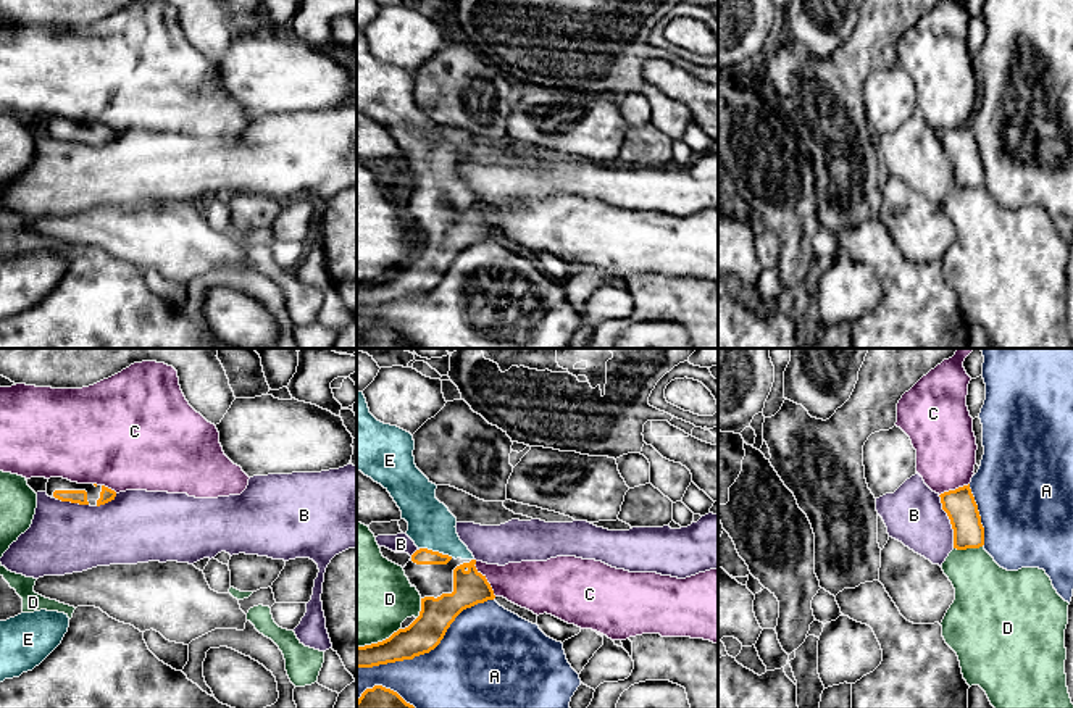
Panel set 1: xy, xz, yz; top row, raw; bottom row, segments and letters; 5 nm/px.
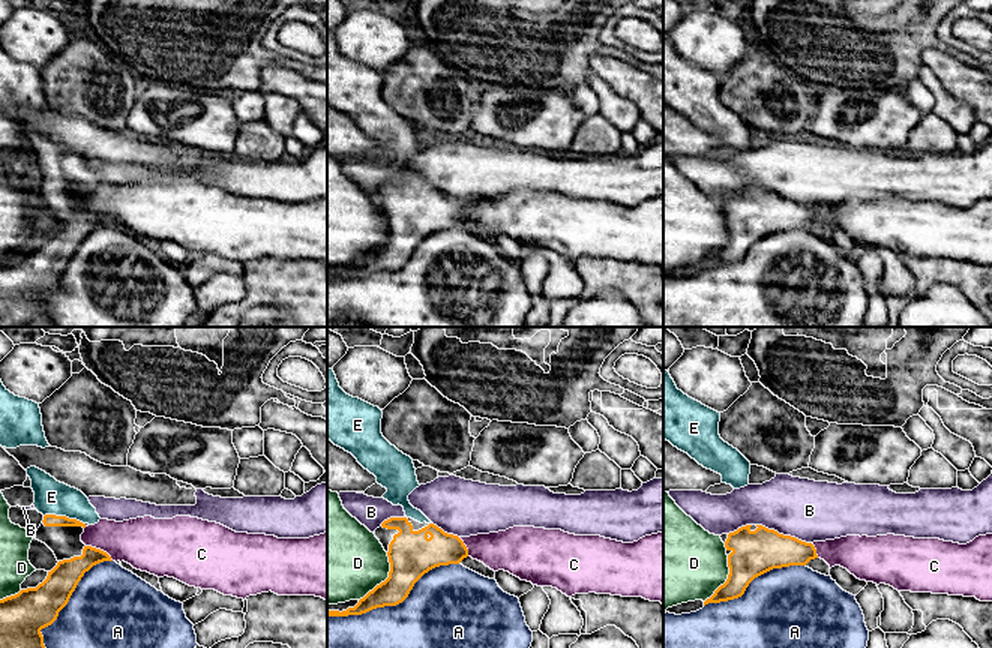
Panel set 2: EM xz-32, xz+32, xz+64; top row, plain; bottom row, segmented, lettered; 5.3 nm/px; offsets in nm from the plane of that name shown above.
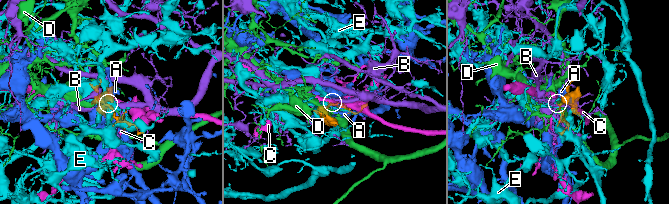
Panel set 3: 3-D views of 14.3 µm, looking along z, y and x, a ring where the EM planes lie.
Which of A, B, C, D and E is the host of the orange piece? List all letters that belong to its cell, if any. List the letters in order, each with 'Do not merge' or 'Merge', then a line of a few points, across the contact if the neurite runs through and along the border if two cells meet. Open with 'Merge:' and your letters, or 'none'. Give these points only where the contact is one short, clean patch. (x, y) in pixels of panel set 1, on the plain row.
Merge: E
A: Do not merge
B: Do not merge
C: Do not merge
D: Do not merge
E: Merge. Line: xz (423, 194), (431, 189), (431, 165)

